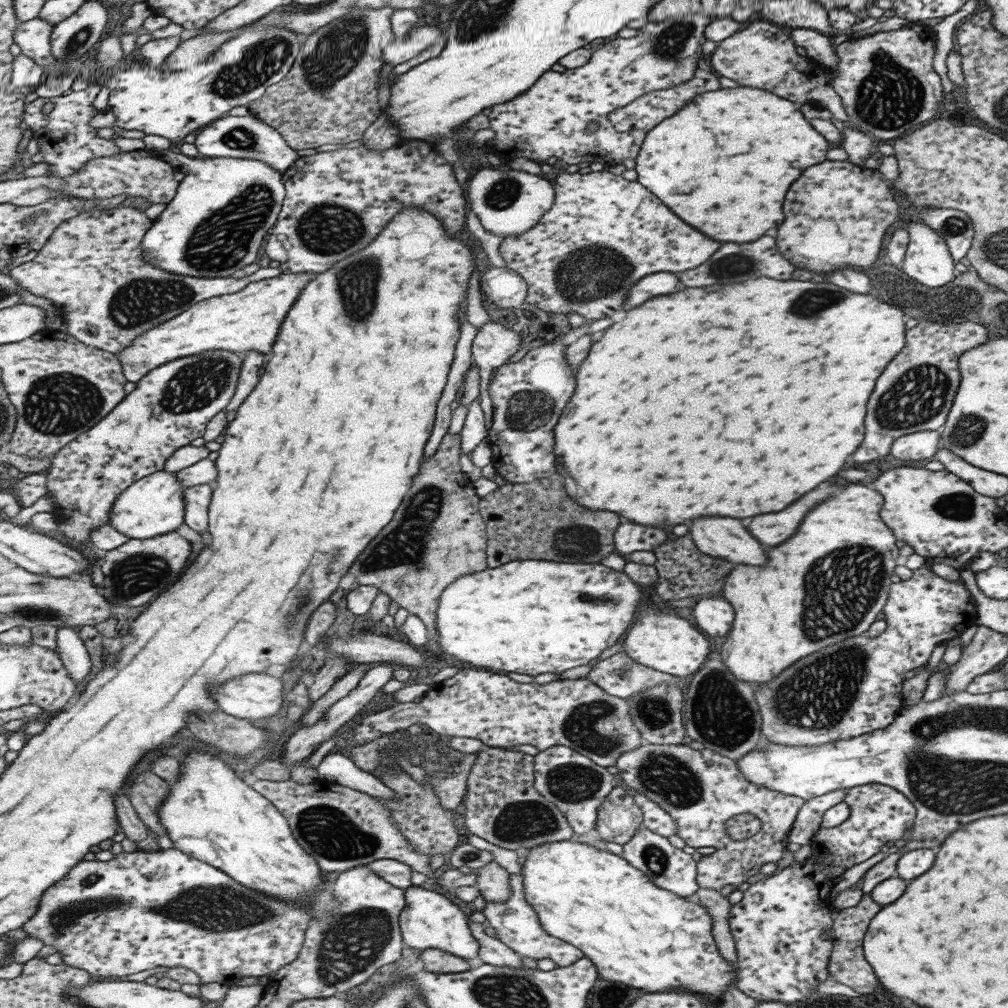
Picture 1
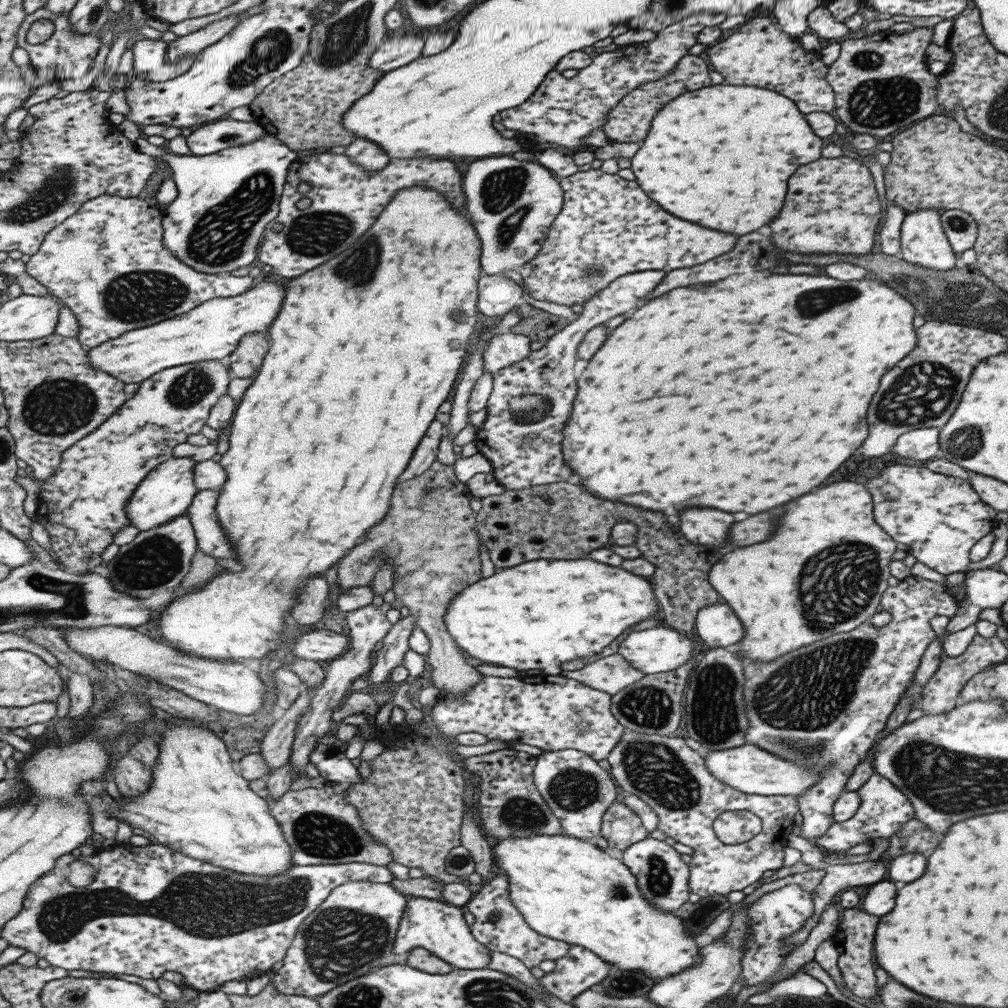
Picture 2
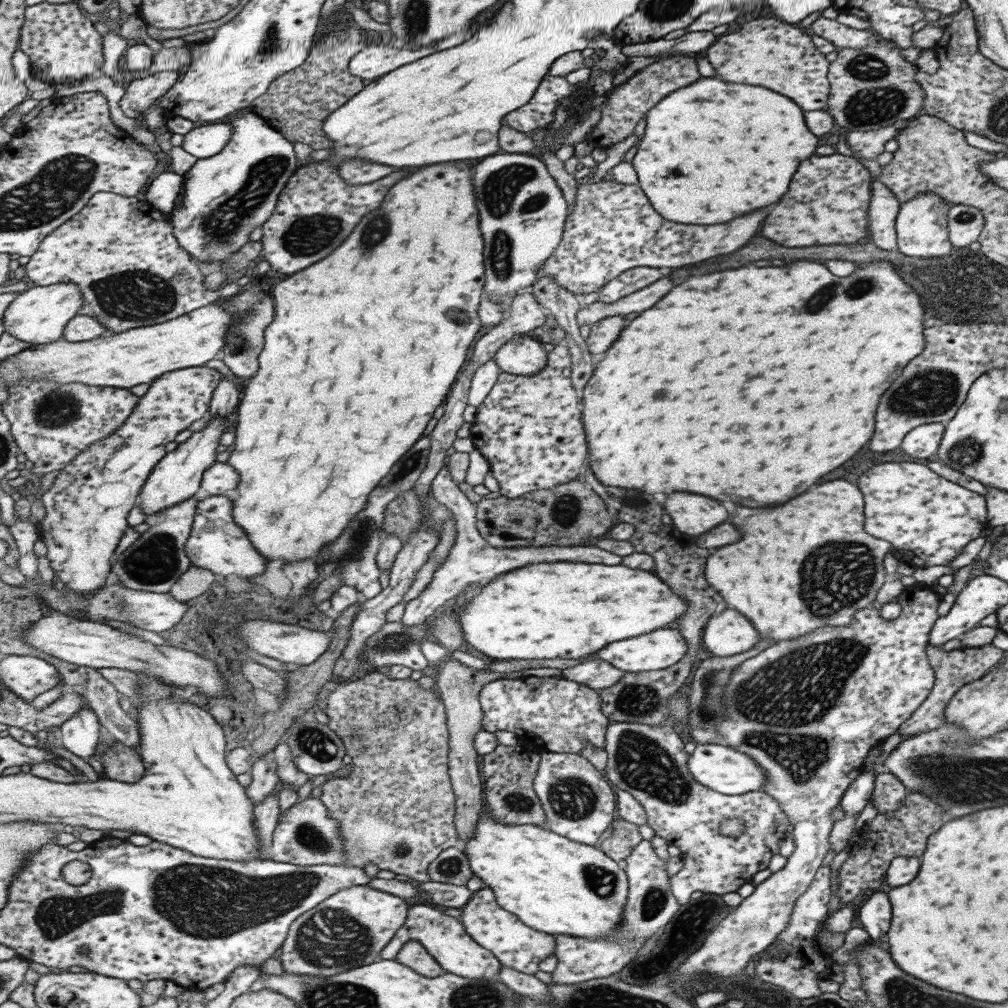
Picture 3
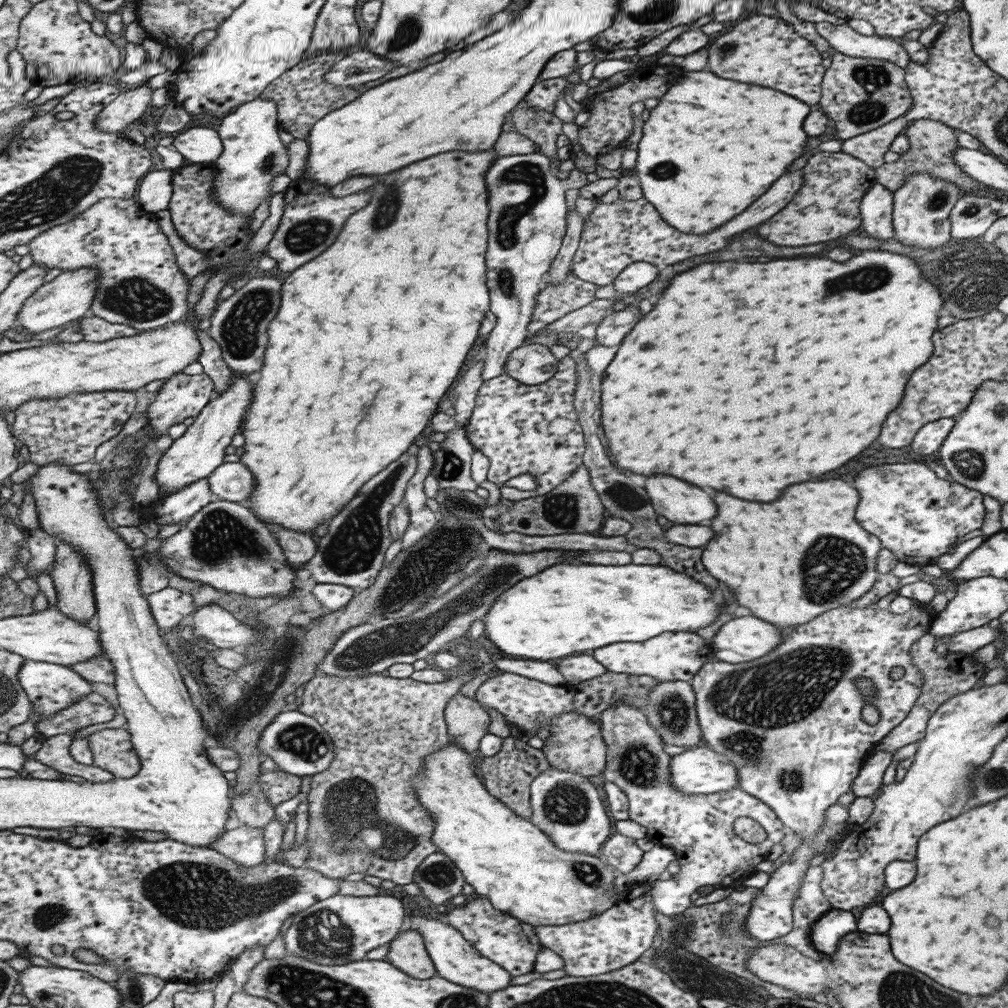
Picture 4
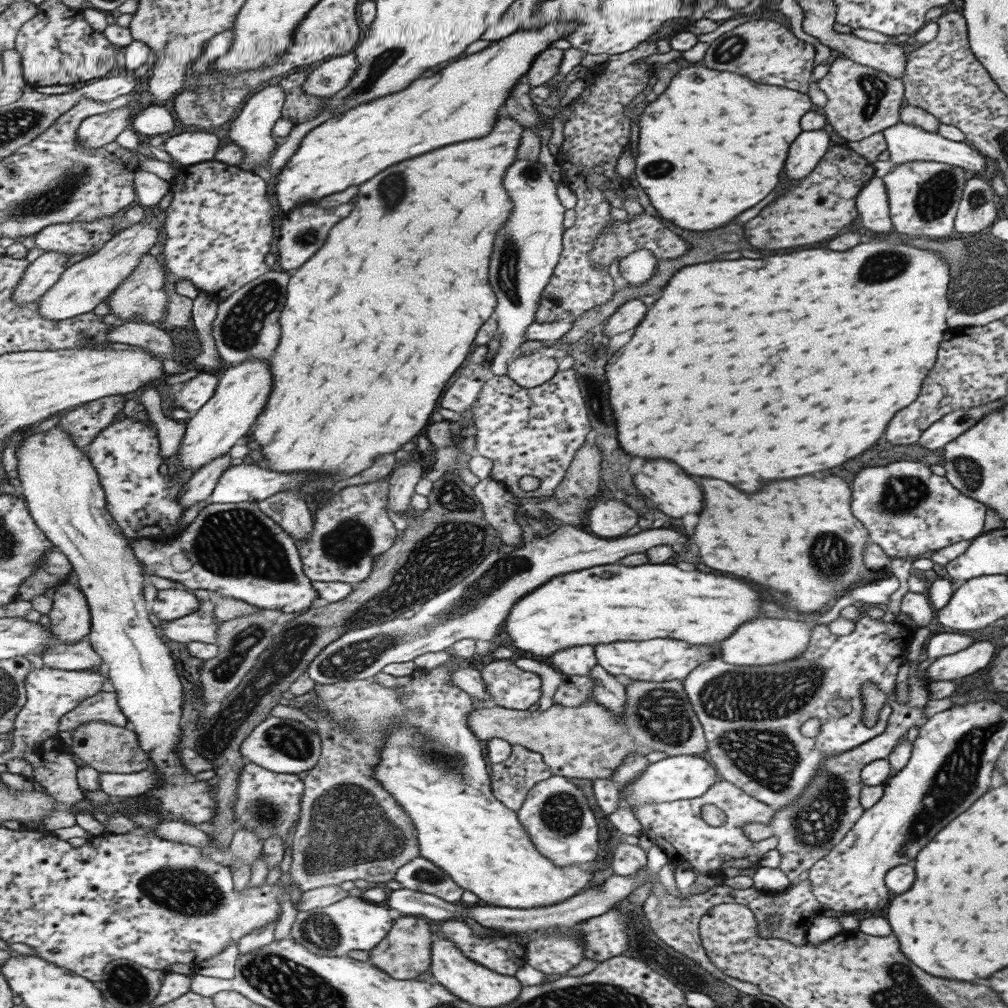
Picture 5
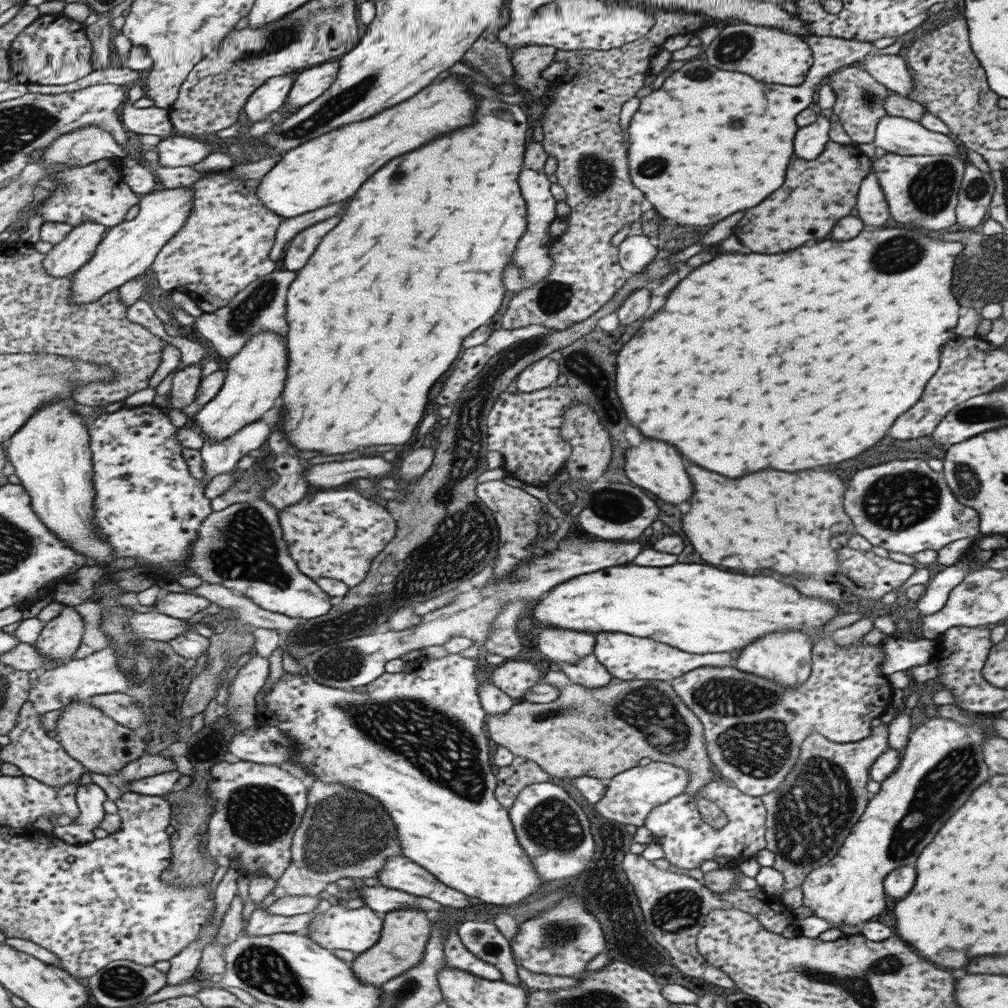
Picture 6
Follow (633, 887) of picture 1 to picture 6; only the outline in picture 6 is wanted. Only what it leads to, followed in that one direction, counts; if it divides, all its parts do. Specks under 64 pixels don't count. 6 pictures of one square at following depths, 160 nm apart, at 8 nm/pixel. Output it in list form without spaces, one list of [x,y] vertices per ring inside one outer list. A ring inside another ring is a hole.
[[[449,653],[437,659],[426,659],[419,657],[414,661],[407,661],[406,667],[398,673],[386,672],[379,679],[366,685],[366,691],[354,691],[353,689],[331,688],[329,685],[321,684],[308,673],[306,674],[285,674],[273,685],[272,689],[265,693],[264,702],[267,706],[265,714],[259,714],[262,721],[268,721],[273,727],[285,731],[295,741],[297,763],[305,767],[311,773],[311,779],[317,779],[331,784],[345,784],[359,792],[375,796],[383,806],[387,806],[387,812],[396,822],[399,831],[399,843],[401,843],[402,854],[413,862],[420,864],[429,872],[432,872],[443,884],[481,900],[481,903],[490,905],[517,904],[527,896],[533,896],[537,888],[544,883],[537,876],[531,857],[521,846],[517,839],[517,832],[510,817],[510,809],[505,808],[495,798],[495,788],[498,787],[498,778],[493,774],[491,768],[491,752],[489,752],[489,738],[483,730],[483,724],[488,720],[488,713],[481,704],[479,679],[477,670],[482,661],[477,658],[465,658],[459,654]]]

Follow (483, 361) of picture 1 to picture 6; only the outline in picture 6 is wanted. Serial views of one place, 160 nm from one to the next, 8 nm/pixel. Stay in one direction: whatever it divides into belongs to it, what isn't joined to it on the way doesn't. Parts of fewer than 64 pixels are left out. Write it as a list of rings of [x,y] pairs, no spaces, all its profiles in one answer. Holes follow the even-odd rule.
[[[541,358],[537,362],[530,364],[516,378],[516,388],[521,392],[537,392],[542,388],[547,388],[555,382],[557,378],[557,363],[549,358]]]

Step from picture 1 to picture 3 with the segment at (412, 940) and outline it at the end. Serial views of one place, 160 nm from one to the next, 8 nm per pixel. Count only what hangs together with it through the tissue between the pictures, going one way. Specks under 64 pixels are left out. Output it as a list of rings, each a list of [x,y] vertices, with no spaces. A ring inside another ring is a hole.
[[[425,904],[413,905],[408,912],[408,919],[403,927],[397,932],[395,938],[384,951],[381,956],[385,960],[396,960],[400,950],[410,940],[418,940],[436,959],[447,973],[457,976],[475,979],[475,980],[491,980],[497,979],[497,975],[501,973],[501,961],[489,949],[481,946],[467,931],[461,920],[453,916],[444,914],[443,911],[437,910]]]

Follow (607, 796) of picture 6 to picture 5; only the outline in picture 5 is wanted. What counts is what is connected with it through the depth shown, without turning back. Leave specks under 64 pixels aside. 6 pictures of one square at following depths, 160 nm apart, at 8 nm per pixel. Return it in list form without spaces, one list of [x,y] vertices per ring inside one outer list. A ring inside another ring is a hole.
[[[687,754],[666,757],[658,762],[649,764],[639,776],[630,780],[625,788],[619,792],[618,801],[613,812],[608,814],[613,828],[623,836],[633,835],[640,837],[641,825],[634,815],[632,806],[651,804],[652,802],[671,802],[673,800],[692,799],[701,796],[715,781],[719,780],[717,771],[703,755],[700,757]]]

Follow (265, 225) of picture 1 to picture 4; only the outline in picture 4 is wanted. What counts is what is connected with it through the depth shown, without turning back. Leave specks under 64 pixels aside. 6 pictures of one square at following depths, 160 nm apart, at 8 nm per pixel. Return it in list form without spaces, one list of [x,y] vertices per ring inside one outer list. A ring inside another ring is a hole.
[[[257,97],[239,106],[223,118],[218,128],[224,151],[215,164],[220,170],[214,180],[216,199],[237,216],[252,218],[267,198],[275,176],[285,174],[289,166],[287,145],[279,138],[280,108],[275,100]]]

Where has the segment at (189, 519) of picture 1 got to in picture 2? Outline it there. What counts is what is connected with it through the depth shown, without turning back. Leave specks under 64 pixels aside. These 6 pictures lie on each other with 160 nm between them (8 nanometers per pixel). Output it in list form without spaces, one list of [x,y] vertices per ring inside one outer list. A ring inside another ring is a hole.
[[[203,490],[196,495],[192,506],[188,508],[193,528],[196,529],[198,548],[209,556],[215,558],[237,558],[220,518],[217,507],[220,491]]]

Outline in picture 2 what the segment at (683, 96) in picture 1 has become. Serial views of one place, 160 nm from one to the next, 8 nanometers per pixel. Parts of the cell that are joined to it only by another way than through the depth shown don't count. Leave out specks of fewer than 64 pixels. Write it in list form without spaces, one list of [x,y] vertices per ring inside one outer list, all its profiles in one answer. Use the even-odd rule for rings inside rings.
[[[685,55],[677,61],[676,67],[673,67],[664,77],[657,80],[645,81],[637,88],[626,92],[613,108],[609,109],[606,121],[602,124],[602,131],[606,138],[616,142],[640,142],[645,138],[653,116],[661,108],[661,105],[673,100],[675,96],[697,90],[703,86],[709,86],[709,72],[705,62],[697,55]]]

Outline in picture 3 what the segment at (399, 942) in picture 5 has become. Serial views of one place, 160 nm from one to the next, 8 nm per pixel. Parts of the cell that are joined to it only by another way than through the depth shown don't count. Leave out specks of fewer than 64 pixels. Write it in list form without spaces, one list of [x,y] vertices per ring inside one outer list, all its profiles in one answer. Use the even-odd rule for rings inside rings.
[[[410,940],[400,950],[397,961],[425,977],[444,976],[447,972],[439,961],[418,940]]]

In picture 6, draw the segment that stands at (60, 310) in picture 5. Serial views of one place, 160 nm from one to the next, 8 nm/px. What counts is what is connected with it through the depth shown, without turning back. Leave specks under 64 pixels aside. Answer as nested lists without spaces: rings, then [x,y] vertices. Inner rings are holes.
[[[159,187],[151,194],[142,195],[138,206],[140,207],[138,215],[119,227],[109,229],[97,248],[95,257],[75,272],[71,287],[72,301],[88,305],[151,269],[160,252],[169,245],[169,240],[177,236],[177,233],[185,227],[185,222],[189,221],[196,206],[196,192],[189,187],[172,189]]]

